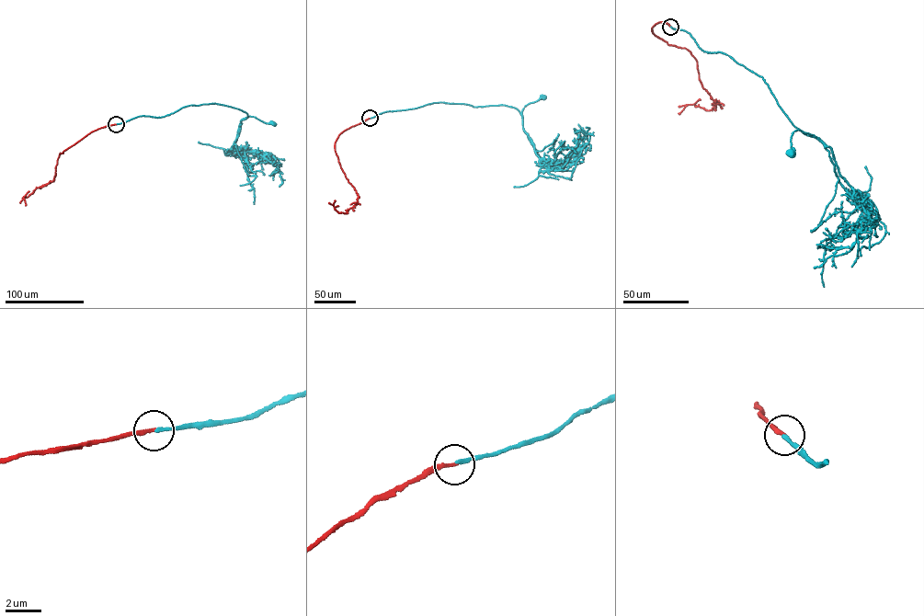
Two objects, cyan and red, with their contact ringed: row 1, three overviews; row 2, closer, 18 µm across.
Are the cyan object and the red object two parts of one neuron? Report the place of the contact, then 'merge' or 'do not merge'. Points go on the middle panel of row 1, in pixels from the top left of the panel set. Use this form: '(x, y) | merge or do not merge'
(370, 118) | merge

